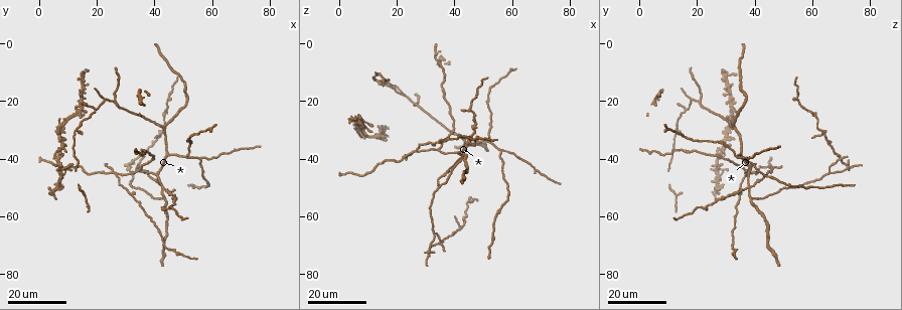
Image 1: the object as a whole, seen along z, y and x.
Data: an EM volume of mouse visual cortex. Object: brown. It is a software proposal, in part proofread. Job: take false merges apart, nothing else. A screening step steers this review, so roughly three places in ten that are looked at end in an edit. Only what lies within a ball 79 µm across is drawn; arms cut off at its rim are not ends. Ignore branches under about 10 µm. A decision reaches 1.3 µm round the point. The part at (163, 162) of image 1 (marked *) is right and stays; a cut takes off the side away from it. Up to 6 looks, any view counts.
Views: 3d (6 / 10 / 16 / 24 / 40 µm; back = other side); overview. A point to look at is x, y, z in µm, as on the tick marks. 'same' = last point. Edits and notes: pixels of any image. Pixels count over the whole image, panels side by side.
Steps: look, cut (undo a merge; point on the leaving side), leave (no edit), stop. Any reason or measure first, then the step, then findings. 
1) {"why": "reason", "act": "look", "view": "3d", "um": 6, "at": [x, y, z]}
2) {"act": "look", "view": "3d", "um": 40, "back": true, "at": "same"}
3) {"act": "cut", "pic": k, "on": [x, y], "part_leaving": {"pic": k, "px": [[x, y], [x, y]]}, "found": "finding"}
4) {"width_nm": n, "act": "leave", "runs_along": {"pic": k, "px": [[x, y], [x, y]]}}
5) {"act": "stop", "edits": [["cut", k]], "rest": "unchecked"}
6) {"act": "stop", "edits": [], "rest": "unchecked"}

{"why": "two arms in line, one across", "act": "look", "view": "3d", "um": 24, "at": [26, 46, 37]}

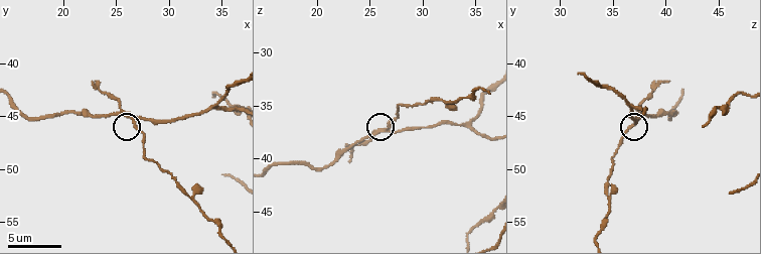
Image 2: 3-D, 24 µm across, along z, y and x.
{"act": "look", "view": "3d", "um": 10, "at": [26.6, 45.6, 37.0]}

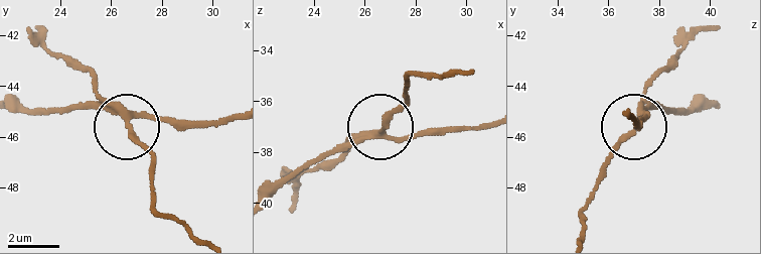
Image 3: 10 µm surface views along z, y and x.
{"arms": 3, "act": "cut", "pic": 3, "on": [93, 82], "part_leaving": {"pic": 3, "px": [[121, 115], [149, 151], [155, 211], [198, 236]]}, "found": "two cells meet here"}

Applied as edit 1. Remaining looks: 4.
{"why": "redraw", "act": "look", "view": "overview"}

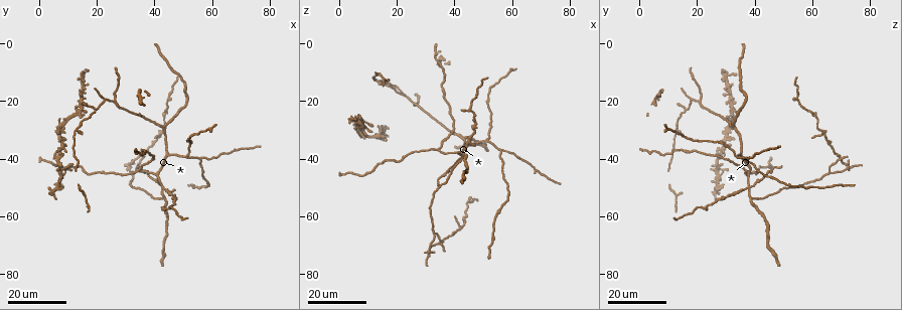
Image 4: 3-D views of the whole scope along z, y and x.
{"why": "branch point", "act": "look", "view": "3d", "um": 24, "at": [43, 29, 32]}

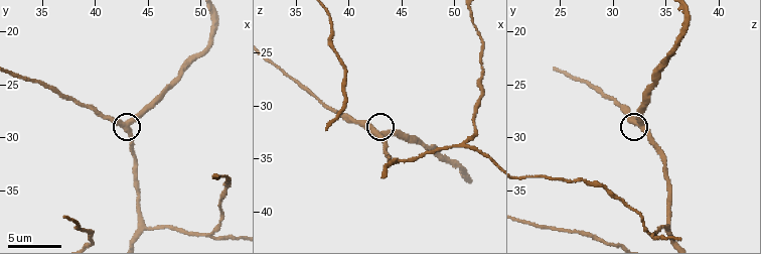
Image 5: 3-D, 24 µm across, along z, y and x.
{"act": "look", "view": "3d", "um": 6, "at": [42.6, 28.6, 32.6]}

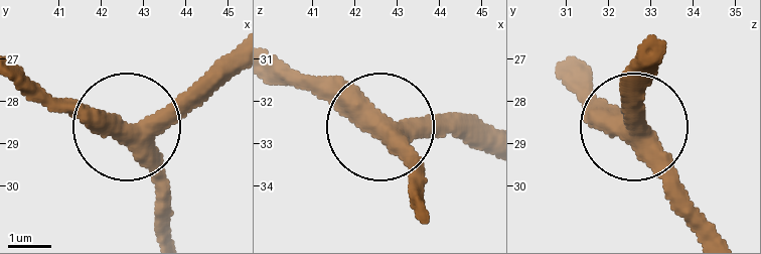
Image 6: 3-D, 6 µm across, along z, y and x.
{"width_nm": 420, "act": "leave", "found": "all the same cell"}

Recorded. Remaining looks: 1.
{"act": "stop", "edits": [["cut", 3]], "rest": "unchecked"}

